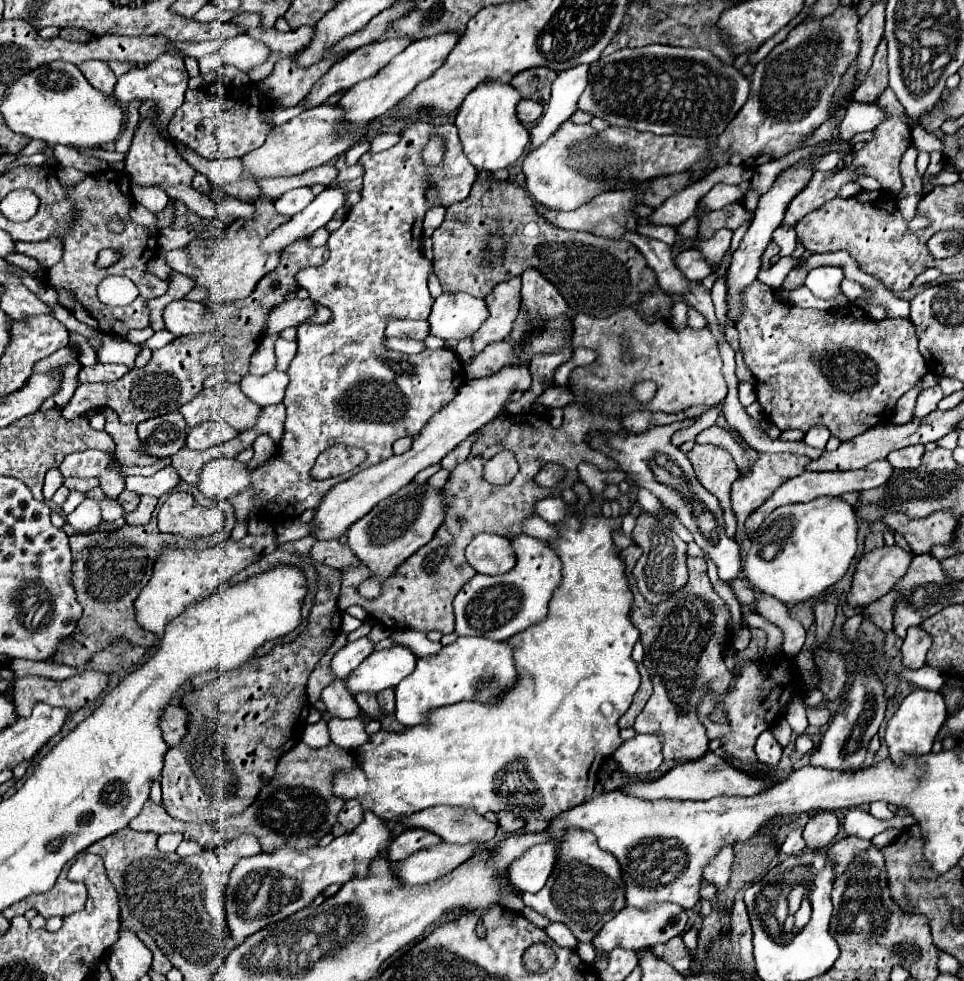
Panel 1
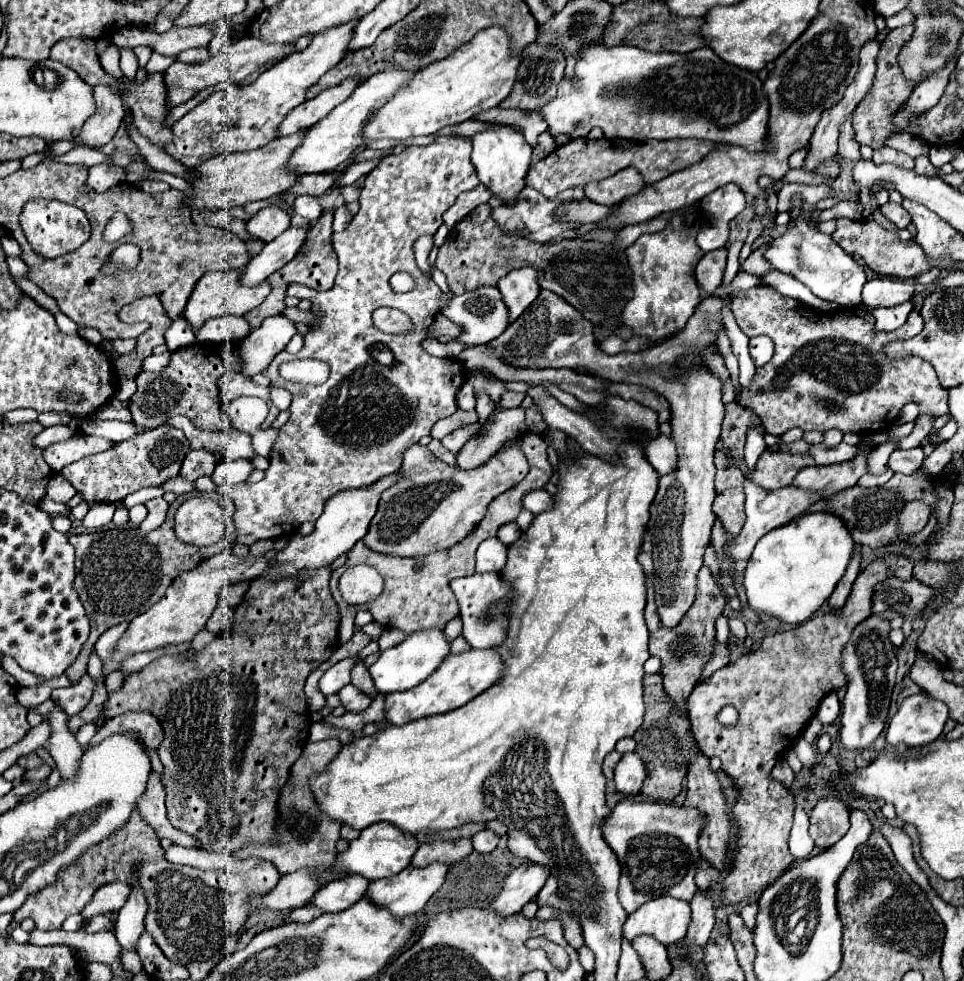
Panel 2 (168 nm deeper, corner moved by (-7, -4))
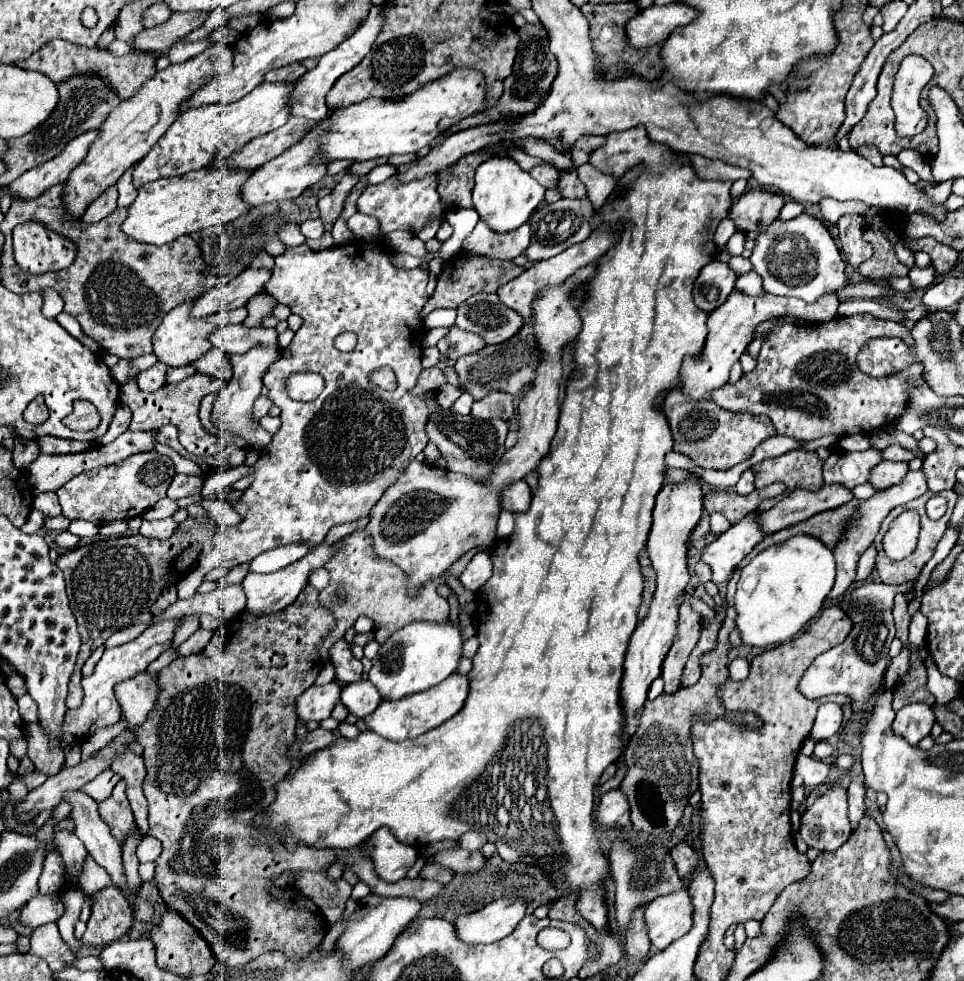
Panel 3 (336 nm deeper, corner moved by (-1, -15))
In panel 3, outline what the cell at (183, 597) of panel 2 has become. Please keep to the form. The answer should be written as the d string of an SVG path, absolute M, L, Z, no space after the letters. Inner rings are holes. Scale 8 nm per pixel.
M179 619L177 621L159 621L157 625L151 625L137 639L133 639L125 645L119 645L119 647L113 647L113 649L105 649L101 661L95 665L95 671L89 677L81 679L83 703L77 709L71 709L65 713L65 719L61 723L61 733L59 733L59 739L63 745L87 741L93 735L93 731L111 727L121 719L119 703L115 703L115 695L113 695L115 683L119 683L121 679L129 679L131 675L137 675L139 671L145 671L151 661L155 661L163 651L167 651L173 641L173 631L179 623L181 623ZM67 733L73 737L73 741L67 741Z

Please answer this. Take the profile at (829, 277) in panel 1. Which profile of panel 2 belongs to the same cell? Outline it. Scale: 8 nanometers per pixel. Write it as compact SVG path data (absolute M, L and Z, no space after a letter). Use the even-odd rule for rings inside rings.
M797 218L793 230L769 242L765 258L771 262L775 270L801 280L815 296L823 300L837 302L839 306L857 306L861 302L861 288L865 284L863 268L849 254L845 254L831 240L831 236L819 232L817 224L813 224L811 220Z

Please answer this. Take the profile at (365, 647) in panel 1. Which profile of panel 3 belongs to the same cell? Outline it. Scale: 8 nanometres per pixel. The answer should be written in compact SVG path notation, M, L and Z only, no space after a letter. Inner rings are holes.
M335 681L321 685L321 687L319 685L309 687L305 693L299 695L297 705L295 705L299 721L309 723L309 721L327 719L335 707L335 703L339 701L339 693L341 693L341 687Z

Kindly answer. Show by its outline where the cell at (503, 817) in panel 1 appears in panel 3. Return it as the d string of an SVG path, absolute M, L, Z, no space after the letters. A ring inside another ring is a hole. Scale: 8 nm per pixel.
M477 831L463 833L461 839L459 839L459 847L463 847L463 849L471 849L471 851L481 849L485 843L487 843L487 837L485 837L483 833L477 833Z

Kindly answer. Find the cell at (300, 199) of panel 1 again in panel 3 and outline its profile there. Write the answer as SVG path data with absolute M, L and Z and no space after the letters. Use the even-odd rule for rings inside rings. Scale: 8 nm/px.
M309 219L305 223L301 223L301 233L309 239L319 239L323 237L323 221L321 219Z

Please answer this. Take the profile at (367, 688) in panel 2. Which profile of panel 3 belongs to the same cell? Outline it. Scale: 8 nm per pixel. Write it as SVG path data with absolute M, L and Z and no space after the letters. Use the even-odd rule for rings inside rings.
M345 639L337 641L331 647L331 663L335 667L335 677L343 683L355 683L361 679L363 673L363 665L359 659L353 657L351 653L351 643L347 643Z

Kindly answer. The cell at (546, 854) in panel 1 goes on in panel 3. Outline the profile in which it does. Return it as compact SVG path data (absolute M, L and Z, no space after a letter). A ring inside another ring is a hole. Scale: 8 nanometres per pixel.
M511 893L485 905L475 913L459 915L453 921L453 927L463 943L485 945L511 935L523 917L525 899L519 893Z

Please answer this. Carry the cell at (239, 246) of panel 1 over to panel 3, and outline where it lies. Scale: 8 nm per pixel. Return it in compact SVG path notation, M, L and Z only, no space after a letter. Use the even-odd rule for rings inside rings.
M183 303L175 311L167 313L163 323L159 325L159 329L153 335L153 355L157 357L157 361L165 363L167 367L185 367L185 365L193 363L195 359L199 359L201 355L205 355L213 347L211 339L209 339L213 329L217 329L221 325L229 325L229 323L243 323L243 319L247 317L245 307L215 313L211 317L203 317L203 319L191 319L187 315L187 311L191 311L191 303Z

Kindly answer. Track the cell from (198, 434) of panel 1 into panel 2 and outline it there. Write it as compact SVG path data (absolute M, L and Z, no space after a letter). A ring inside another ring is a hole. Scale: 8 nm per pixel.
M191 450L181 466L181 476L189 482L197 480L199 476L211 476L215 470L215 458L209 450Z

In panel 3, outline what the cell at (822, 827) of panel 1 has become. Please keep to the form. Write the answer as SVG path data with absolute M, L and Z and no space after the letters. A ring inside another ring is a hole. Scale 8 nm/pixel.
M841 785L829 789L801 815L799 835L809 847L819 851L839 849L851 831L847 819L847 791Z

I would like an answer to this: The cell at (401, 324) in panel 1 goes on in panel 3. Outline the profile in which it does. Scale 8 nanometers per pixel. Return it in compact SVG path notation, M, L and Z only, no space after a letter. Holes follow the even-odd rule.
M455 325L449 329L449 333L437 343L439 351L443 355L447 355L449 359L457 361L459 357L463 355L469 355L469 353L477 353L481 351L483 347L487 347L487 343L475 335L475 333L469 333L469 331L463 331L463 329L457 329Z

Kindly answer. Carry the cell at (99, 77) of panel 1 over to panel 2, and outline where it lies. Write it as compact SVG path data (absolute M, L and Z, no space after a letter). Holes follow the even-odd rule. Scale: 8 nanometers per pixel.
M97 84L93 90L95 90L93 96L95 96L97 112L85 122L85 128L81 130L81 140L77 142L97 148L113 138L125 116L125 108L113 84Z

